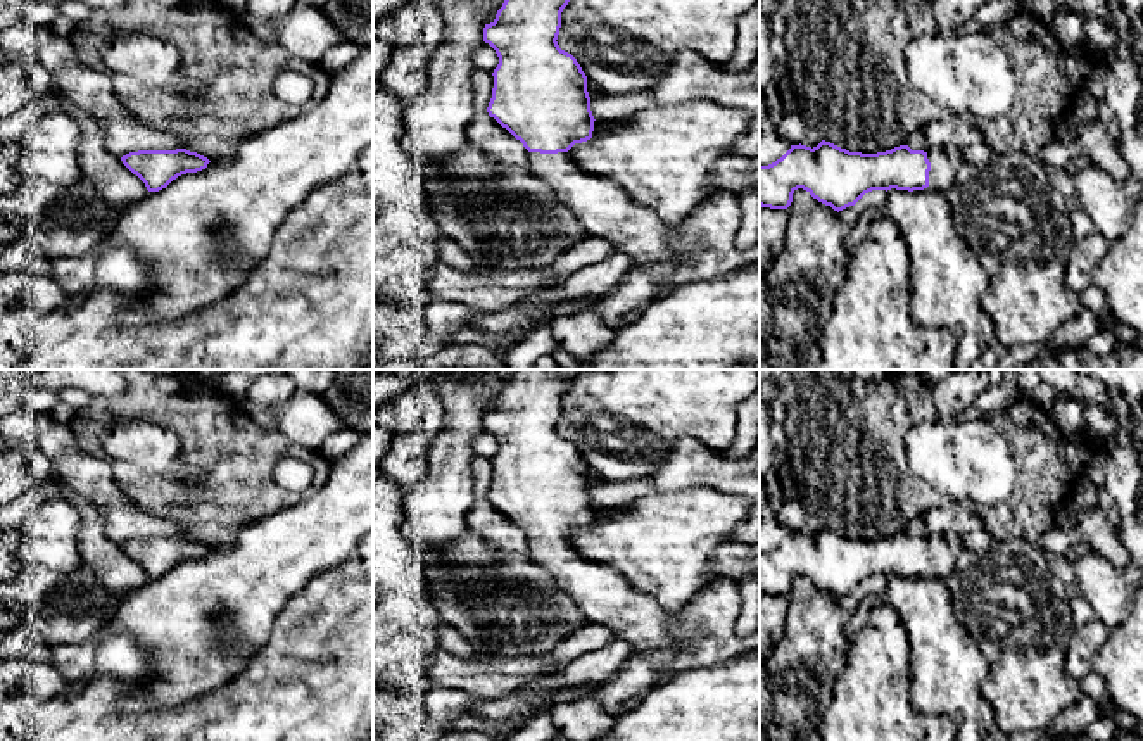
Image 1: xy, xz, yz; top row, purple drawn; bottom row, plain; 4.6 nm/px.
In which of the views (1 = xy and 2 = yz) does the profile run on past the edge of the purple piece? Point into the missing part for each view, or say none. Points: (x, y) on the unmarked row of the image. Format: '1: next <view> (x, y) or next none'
1: next none
2: next yz (945, 550)

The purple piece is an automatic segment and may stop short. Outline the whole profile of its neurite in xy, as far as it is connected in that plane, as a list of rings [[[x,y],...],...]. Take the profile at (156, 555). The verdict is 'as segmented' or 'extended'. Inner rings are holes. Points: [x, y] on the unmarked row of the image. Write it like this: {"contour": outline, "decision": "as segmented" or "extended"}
{"contour": [[[186,535],[138,537],[123,542],[121,548],[145,570],[148,579],[159,579],[178,563],[202,558],[211,549],[207,544]]], "decision": "as segmented"}

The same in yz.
{"contour": [[[822,527],[817,534],[791,532],[791,535],[768,553],[760,551],[760,592],[770,596],[787,596],[798,575],[806,577],[818,589],[843,598],[855,592],[872,577],[924,577],[927,573],[944,579],[957,565],[957,558],[965,551],[955,530],[944,535],[912,537],[900,532],[886,539],[862,541],[849,539]]], "decision": "extended"}

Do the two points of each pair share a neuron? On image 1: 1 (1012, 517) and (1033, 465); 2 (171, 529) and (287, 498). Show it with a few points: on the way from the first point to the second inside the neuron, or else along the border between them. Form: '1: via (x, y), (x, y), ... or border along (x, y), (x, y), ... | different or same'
1: via (1024, 505), (1033, 496), (1033, 477) | same
2: border along (142, 510), (170, 519), (182, 534) | different

